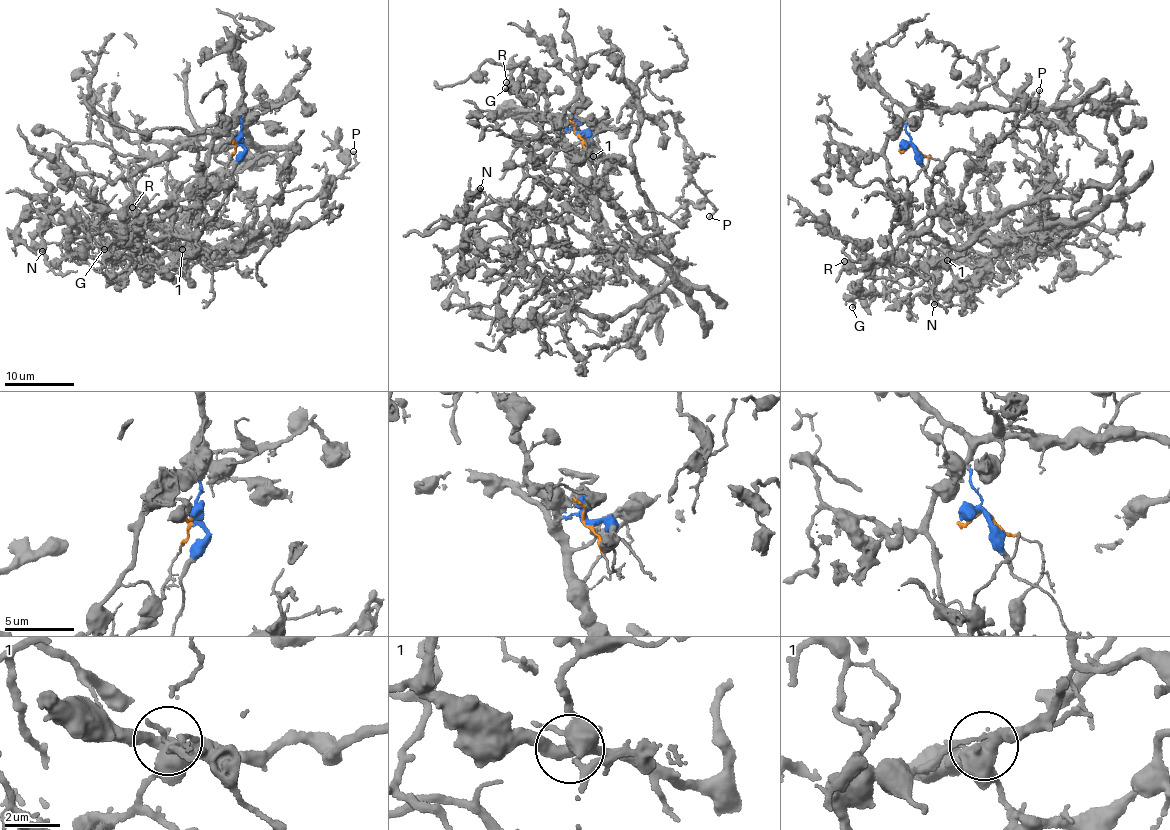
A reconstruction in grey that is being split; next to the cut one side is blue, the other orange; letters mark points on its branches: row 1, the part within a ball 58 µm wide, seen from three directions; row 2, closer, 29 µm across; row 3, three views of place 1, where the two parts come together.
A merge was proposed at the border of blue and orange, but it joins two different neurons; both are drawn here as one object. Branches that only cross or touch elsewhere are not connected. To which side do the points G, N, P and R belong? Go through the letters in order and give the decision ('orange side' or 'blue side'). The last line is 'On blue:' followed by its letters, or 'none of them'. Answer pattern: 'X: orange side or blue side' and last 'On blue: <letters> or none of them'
G: blue side
N: blue side
P: blue side
R: blue side
On blue: G, N, P, R

